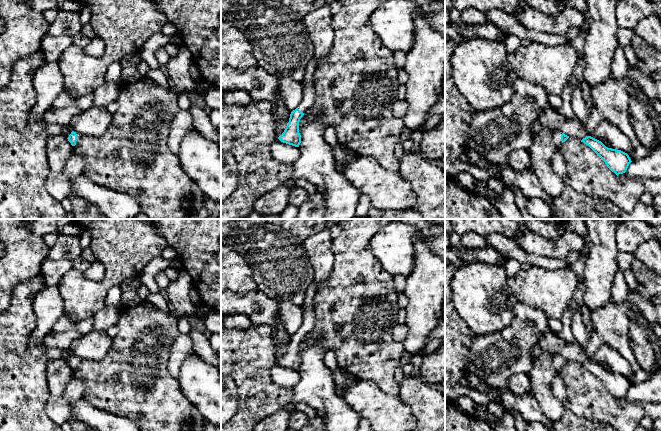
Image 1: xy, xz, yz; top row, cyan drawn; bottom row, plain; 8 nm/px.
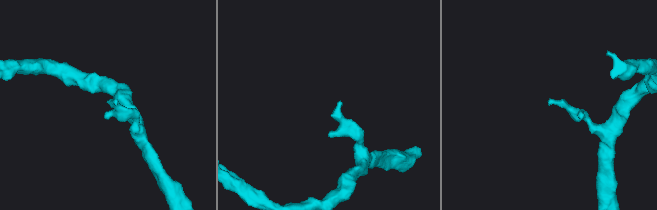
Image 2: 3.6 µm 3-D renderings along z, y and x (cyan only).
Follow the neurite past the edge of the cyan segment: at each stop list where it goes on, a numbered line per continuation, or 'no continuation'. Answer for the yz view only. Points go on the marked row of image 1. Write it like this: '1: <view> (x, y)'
1: yz (556, 136)

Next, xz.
1: xz (308, 99)

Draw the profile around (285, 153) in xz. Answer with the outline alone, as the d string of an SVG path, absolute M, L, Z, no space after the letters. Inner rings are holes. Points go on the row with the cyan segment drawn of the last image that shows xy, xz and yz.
M279 139L271 144L270 150L275 159L289 165L292 165L300 155L298 147L283 143Z

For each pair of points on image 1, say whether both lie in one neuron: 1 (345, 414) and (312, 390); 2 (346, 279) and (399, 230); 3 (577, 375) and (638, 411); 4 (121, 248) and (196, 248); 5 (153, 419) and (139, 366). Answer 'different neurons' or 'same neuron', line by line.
1: same neuron
2: different neurons
3: same neuron
4: different neurons
5: same neuron

